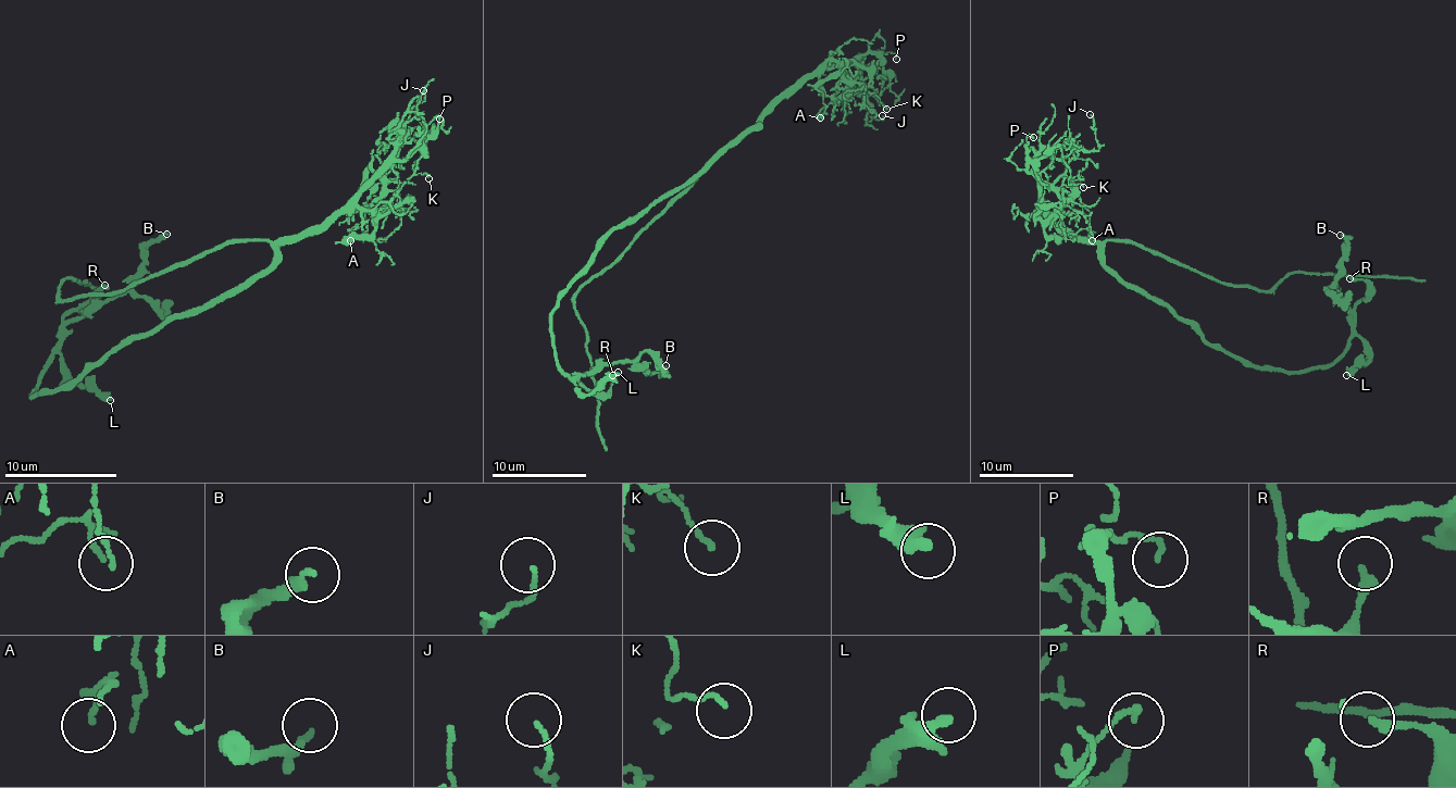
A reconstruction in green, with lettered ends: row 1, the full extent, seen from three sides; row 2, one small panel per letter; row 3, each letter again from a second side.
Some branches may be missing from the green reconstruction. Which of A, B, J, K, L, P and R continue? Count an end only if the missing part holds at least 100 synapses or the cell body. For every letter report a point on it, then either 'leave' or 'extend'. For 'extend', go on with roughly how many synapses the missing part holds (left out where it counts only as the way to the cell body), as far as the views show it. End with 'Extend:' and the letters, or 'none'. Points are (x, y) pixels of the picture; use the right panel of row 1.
A: at (1092, 240); leave
B: at (1340, 235); leave
J: at (1090, 114); leave
K: at (1083, 187); leave
L: at (1346, 375); leave
P: at (1033, 137); leave
R: at (1349, 278); leave
Extend: none

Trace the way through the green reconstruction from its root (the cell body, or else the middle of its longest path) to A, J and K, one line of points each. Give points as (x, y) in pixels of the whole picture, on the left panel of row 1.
A: (228, 296), (246, 288), (280, 246), (366, 209), (375, 228), (347, 237), (356, 226), (350, 240)
J: (228, 296), (246, 288), (280, 246), (315, 234), (375, 175), (398, 141), (392, 127), (406, 133), (423, 90)
K: (228, 296), (246, 288), (280, 246), (322, 232), (432, 129), (414, 164), (428, 178)

